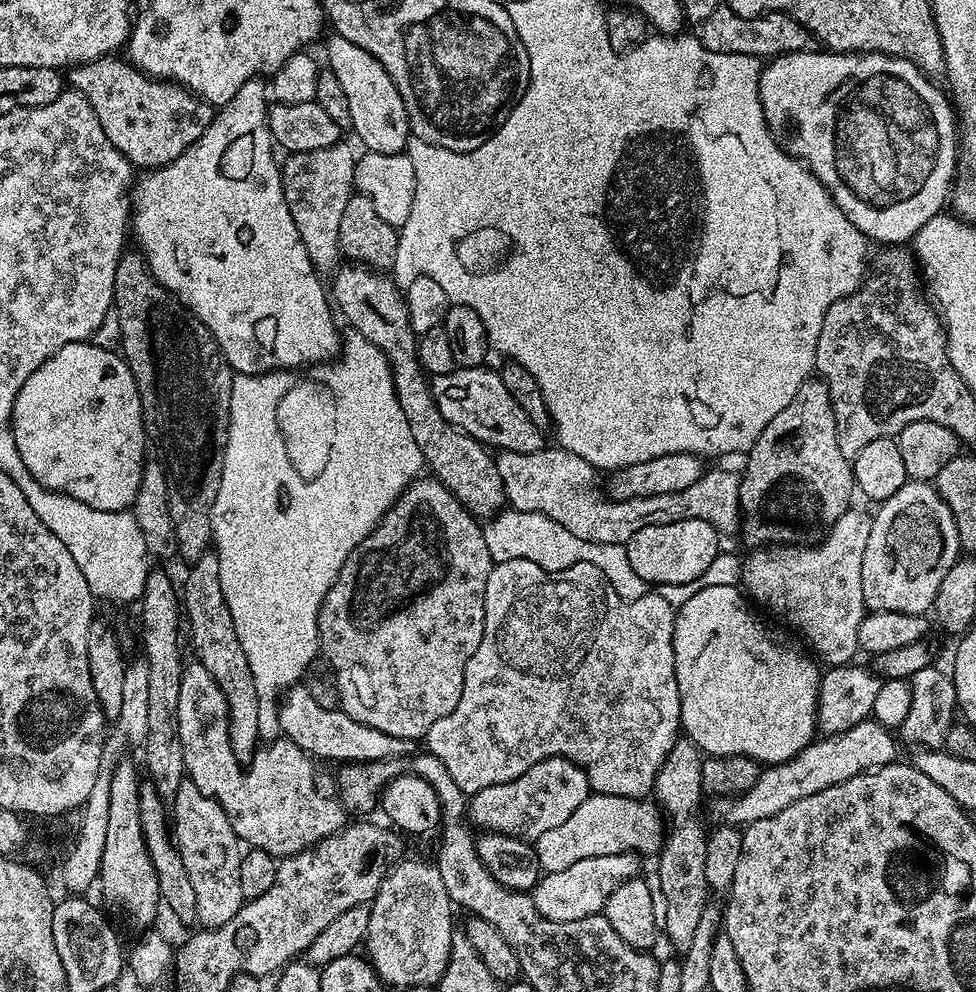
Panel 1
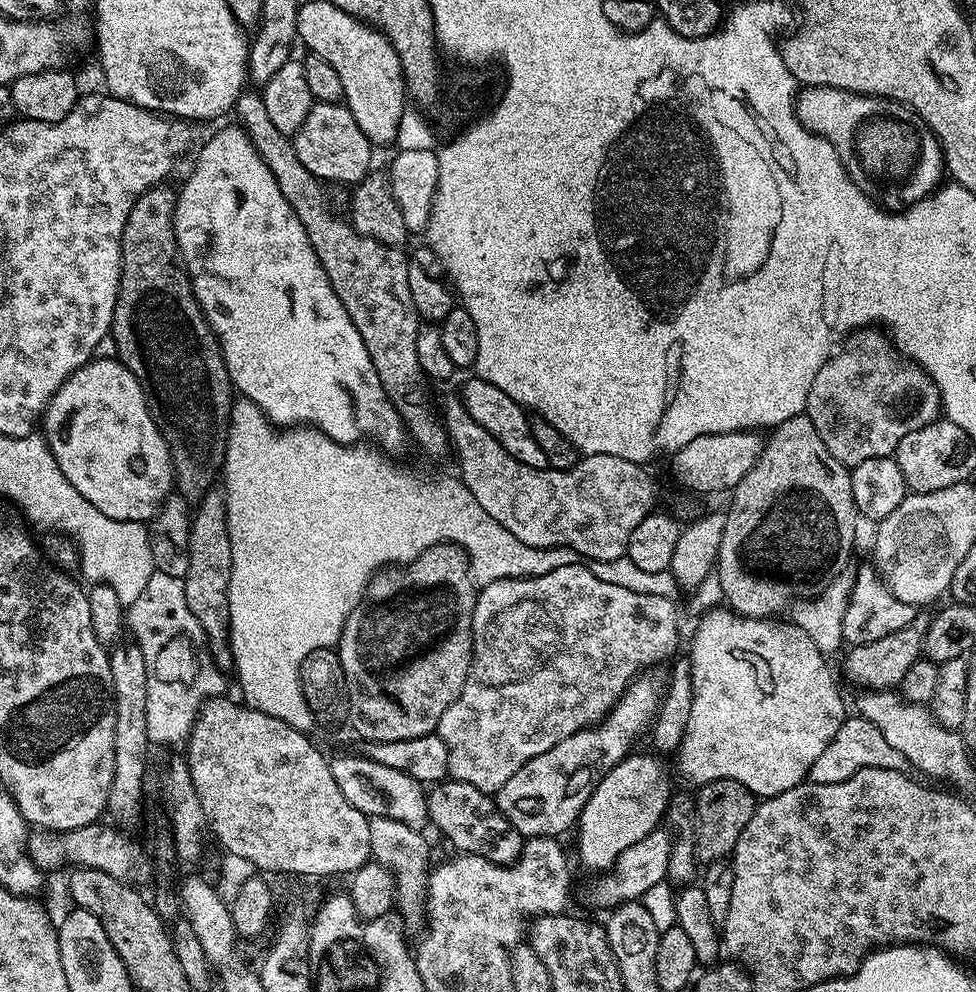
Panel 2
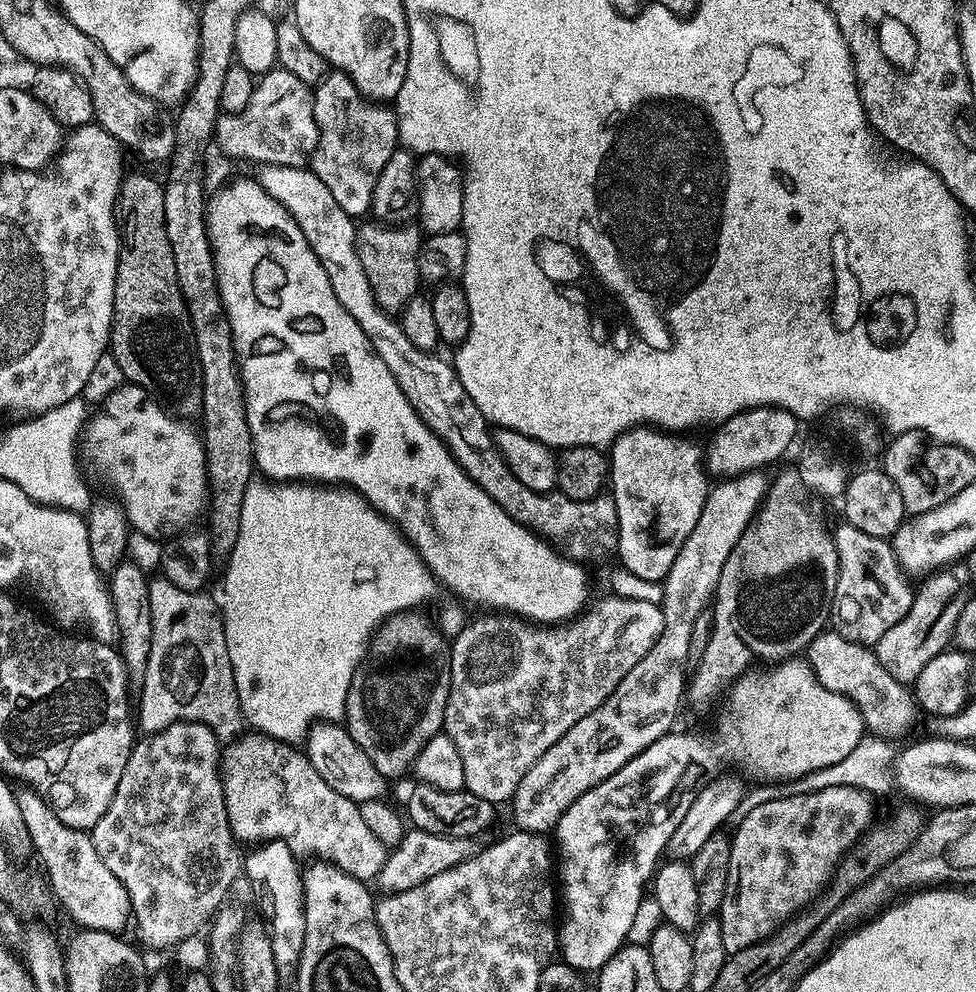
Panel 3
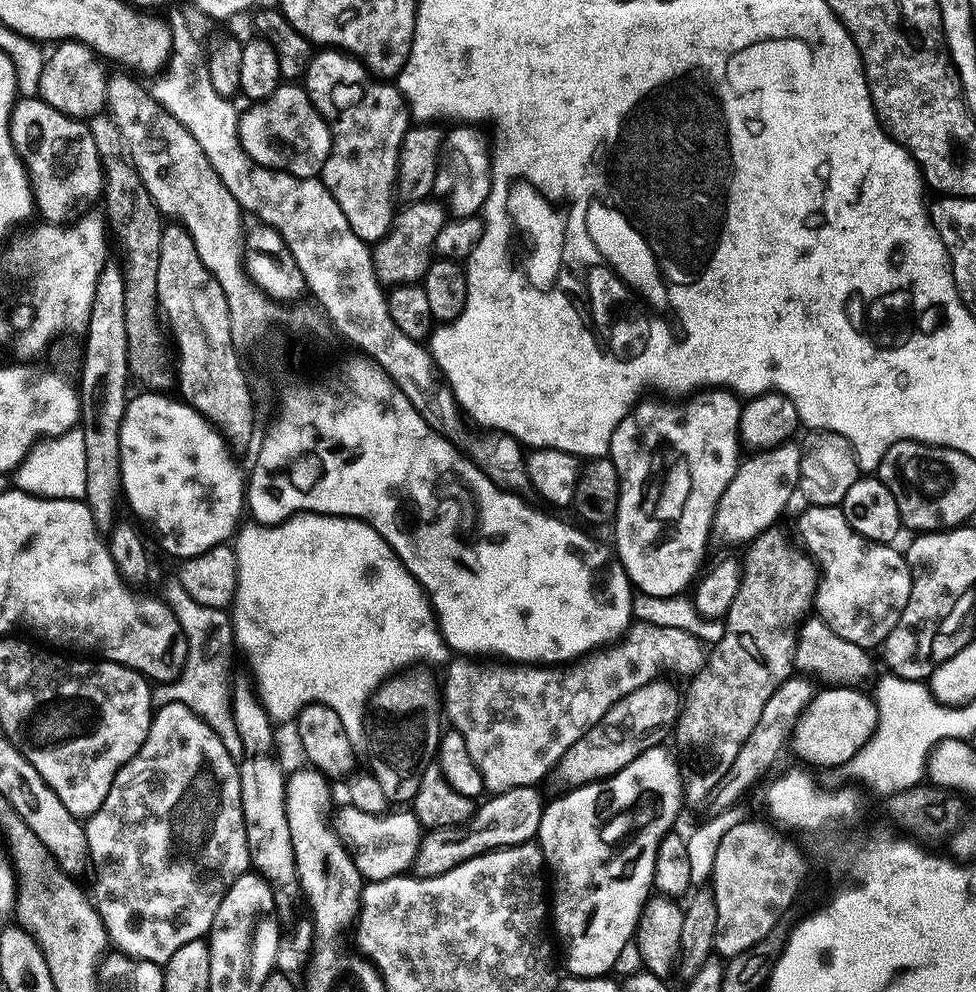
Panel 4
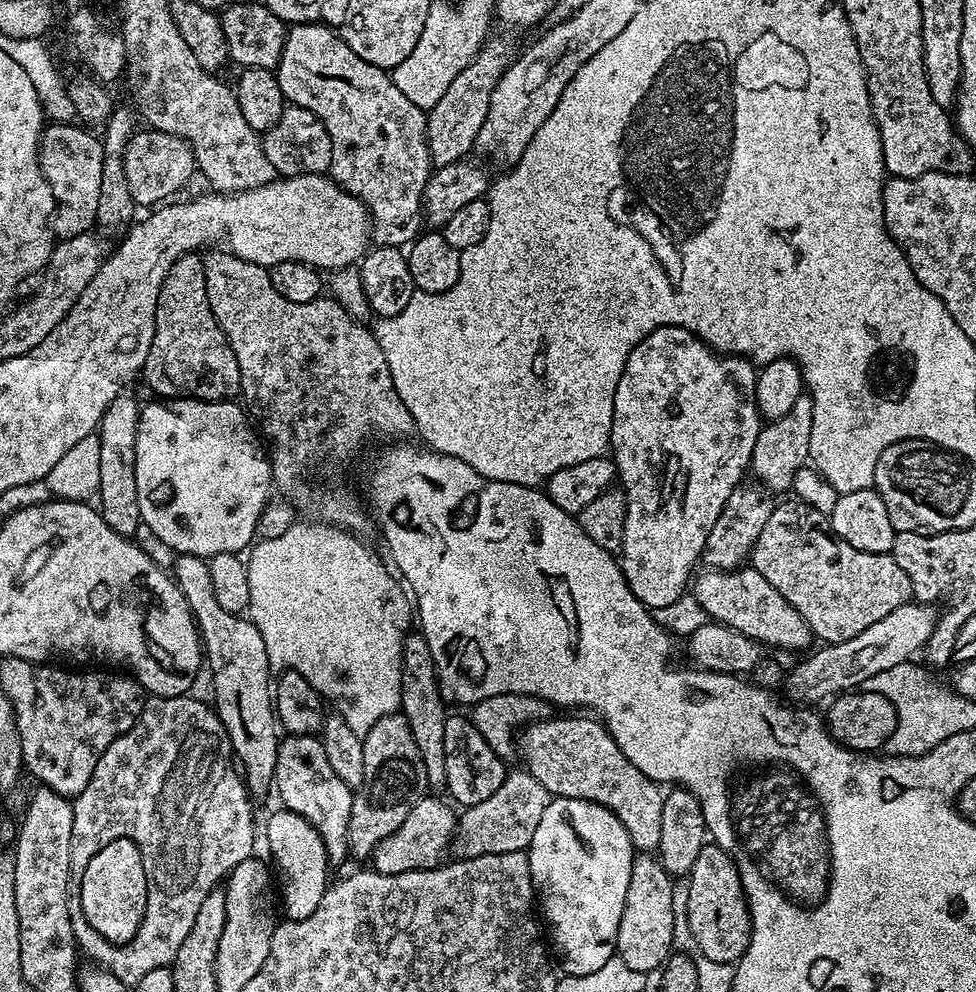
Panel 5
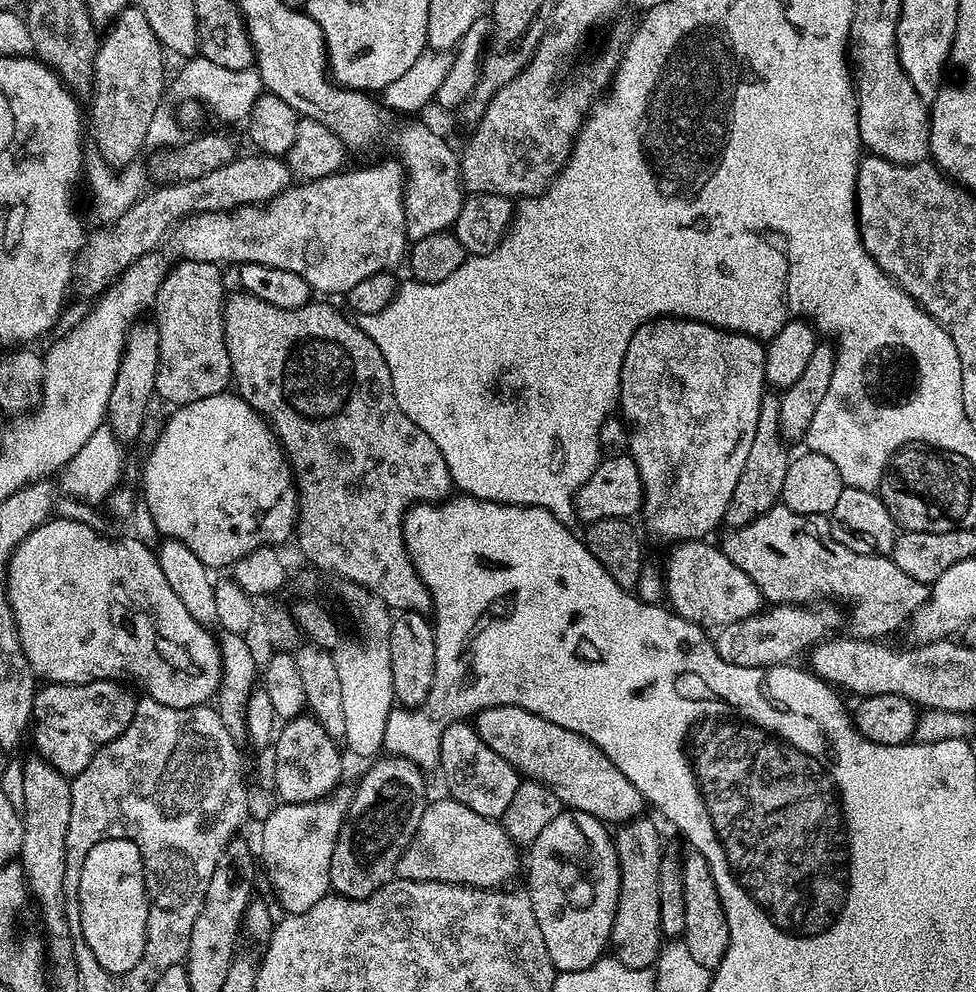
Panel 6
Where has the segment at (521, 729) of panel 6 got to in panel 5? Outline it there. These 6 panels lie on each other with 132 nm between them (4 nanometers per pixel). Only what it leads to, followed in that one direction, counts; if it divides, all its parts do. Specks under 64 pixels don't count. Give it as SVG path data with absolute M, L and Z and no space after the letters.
M588 714L561 716L564 716L561 720L537 720L523 729L523 767L546 786L549 797L578 798L611 808L622 826L626 826L633 849L640 854L655 853L662 835L665 793L660 792L661 785L642 774L642 770L622 754L618 742L614 742L599 719Z

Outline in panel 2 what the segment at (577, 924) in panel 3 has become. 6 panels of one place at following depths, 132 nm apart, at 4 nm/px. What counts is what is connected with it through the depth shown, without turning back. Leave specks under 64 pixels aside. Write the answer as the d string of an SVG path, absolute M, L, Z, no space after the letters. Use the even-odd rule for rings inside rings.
M727 606L707 609L701 616L704 617L701 618L700 625L697 626L696 633L692 636L692 649L687 649L686 652L694 684L694 706L690 706L690 723L686 726L686 734L682 738L680 747L674 753L674 759L676 759L677 766L680 767L681 774L693 786L709 784L715 780L742 782L742 786L746 786L746 790L750 790L757 798L777 796L794 786L805 783L808 780L810 766L814 766L814 762L820 757L822 750L826 750L826 746L830 746L830 738L834 738L834 734L838 734L838 730L846 718L844 700L840 697L840 688L836 685L835 678L832 677L831 666L824 661L827 660L825 653L820 652L818 646L814 646L810 634L806 634L806 630L799 628L795 622L783 624L783 619L780 618L755 620L749 616L740 616ZM636 755L625 756L605 776L600 777L586 806L580 811L580 819L575 825L576 852L580 855L581 862L586 867L593 868L596 874L611 869L615 865L616 859L622 854L622 850L634 846L634 842L642 842L642 838L646 838L646 834L661 827L663 820L660 819L663 818L664 811L666 811L665 816L669 811L668 799L672 796L672 784L670 781L664 780L663 774L660 773L660 764L655 760L657 757L655 755L652 755L653 757Z

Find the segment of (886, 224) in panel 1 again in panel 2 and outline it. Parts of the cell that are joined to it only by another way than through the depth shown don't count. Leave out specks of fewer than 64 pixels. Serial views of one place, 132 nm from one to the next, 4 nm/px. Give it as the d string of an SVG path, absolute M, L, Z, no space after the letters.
M808 86L795 97L794 111L796 119L801 120L805 128L824 136L832 143L850 178L877 204L889 210L903 210L940 187L946 172L940 144L922 117L917 116L907 104L885 100L883 96L863 96L837 88Z

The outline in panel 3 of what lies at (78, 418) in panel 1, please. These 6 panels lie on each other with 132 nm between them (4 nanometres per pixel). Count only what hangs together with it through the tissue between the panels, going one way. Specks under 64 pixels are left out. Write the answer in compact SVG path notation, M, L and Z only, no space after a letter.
M127 382L121 383L121 388L116 388L104 400L104 405L100 409L93 411L87 419L87 424L84 426L82 433L82 452L85 456L88 455L90 459L96 464L101 464L102 467L108 471L108 476L112 479L112 484L116 487L115 495L118 497L121 504L124 505L124 512L128 516L129 525L137 533L146 535L150 539L159 542L167 541L169 538L175 537L177 534L183 534L193 527L192 524L196 519L201 519L202 513L205 511L206 505L210 500L210 493L208 490L208 462L204 457L204 442L199 431L196 432L191 428L191 423L181 422L172 413L164 411L147 392L138 384L129 384Z

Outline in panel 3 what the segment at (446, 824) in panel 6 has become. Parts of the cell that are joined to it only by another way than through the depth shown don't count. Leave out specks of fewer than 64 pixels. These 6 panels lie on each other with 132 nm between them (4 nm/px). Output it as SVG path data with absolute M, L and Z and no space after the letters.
M255 730L247 734L241 734L231 741L223 749L220 758L220 779L224 782L226 812L237 841L244 846L255 846L265 840L285 840L297 858L312 856L308 858L326 860L354 878L365 882L375 881L386 862L389 849L374 836L370 826L362 822L360 805L332 789L323 780L322 774L314 770L307 755L299 747L289 746L282 740L274 740Z

